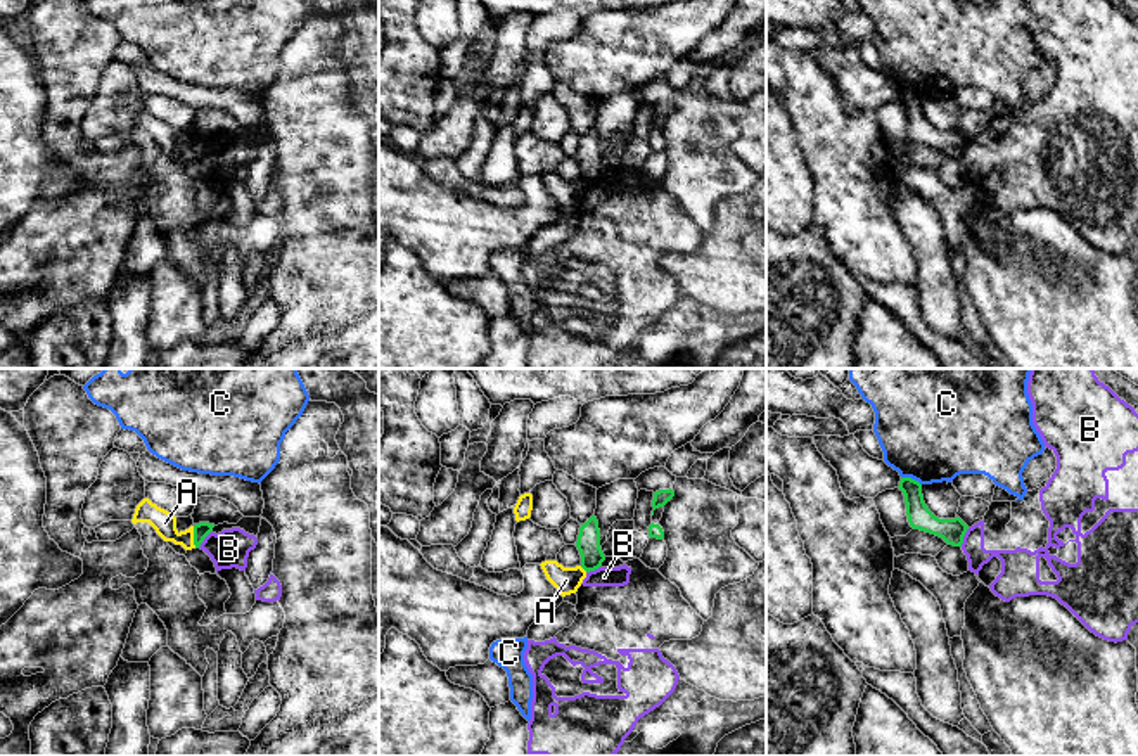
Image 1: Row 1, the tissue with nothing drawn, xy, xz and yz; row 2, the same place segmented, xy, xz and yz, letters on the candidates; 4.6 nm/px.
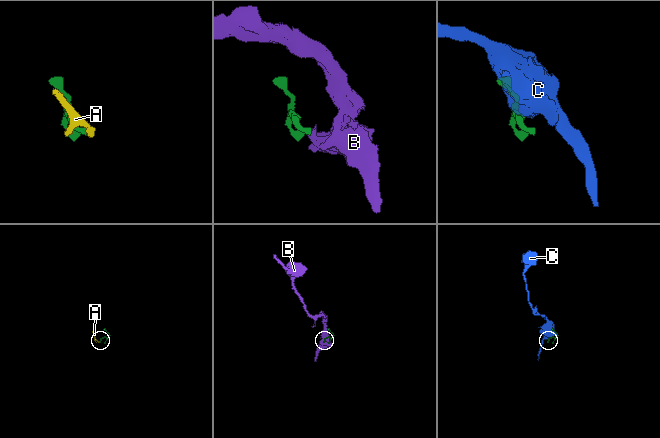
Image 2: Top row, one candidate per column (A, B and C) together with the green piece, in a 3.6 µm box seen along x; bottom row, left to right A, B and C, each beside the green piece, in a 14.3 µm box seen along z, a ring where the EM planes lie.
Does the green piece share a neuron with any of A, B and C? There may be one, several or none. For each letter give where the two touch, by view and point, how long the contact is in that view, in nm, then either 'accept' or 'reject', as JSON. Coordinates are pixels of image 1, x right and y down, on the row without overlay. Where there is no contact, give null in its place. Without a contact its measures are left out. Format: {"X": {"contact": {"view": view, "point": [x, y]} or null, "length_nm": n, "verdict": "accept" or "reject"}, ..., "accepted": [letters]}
{"A": {"contact": {"view": "xy", "point": [194, 149]}, "length_nm": 110, "verdict": "accept"}, "B": {"contact": {"view": "yz", "point": [964, 147]}, "length_nm": 100, "verdict": "reject"}, "C": {"contact": {"view": "yz", "point": [910, 90]}, "length_nm": 100, "verdict": "reject"}, "accepted": ["A"]}

